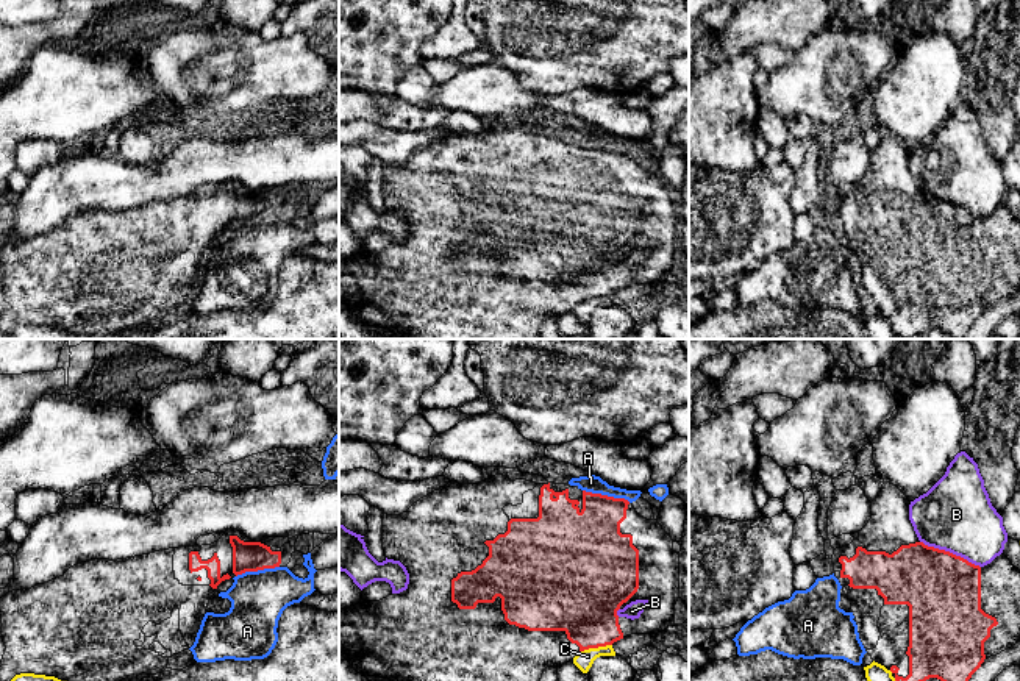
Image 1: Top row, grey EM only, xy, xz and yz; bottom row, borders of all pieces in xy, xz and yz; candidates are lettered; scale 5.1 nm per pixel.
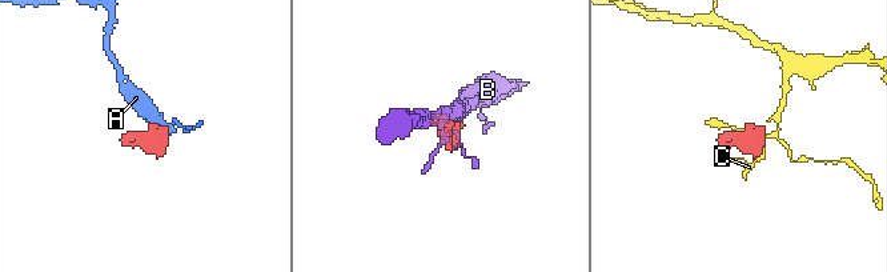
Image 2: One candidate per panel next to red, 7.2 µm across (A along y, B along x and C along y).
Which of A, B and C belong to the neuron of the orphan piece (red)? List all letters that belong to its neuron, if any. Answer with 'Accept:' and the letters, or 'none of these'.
Accept: none of these

